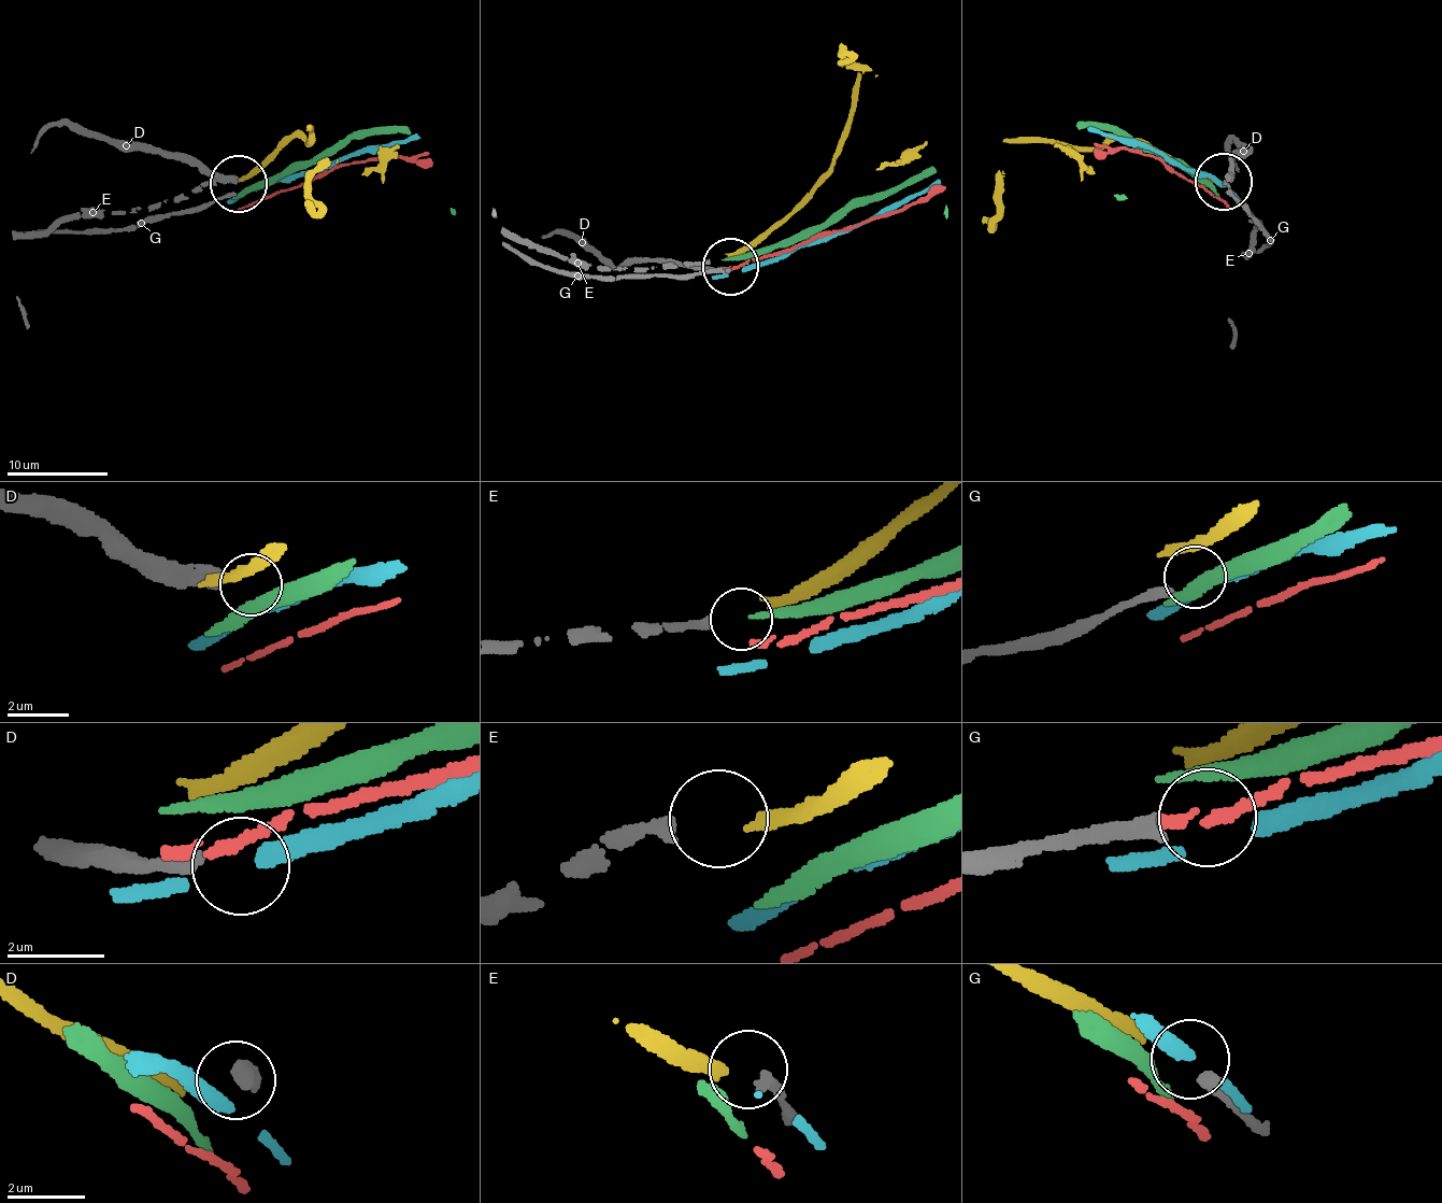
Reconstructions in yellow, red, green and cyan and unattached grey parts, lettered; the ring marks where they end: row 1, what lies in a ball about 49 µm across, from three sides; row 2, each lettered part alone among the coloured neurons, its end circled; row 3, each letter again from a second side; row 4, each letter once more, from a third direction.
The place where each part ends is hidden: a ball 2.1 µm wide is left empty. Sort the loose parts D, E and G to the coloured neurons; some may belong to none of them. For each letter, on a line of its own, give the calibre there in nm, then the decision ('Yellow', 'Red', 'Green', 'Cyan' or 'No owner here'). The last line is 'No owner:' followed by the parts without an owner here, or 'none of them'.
D: Thickness 400 nm. No owner here
E: Thickness 280 nm. No owner here
G: Thickness 360 nm. No owner here
No owner: D, E, G

